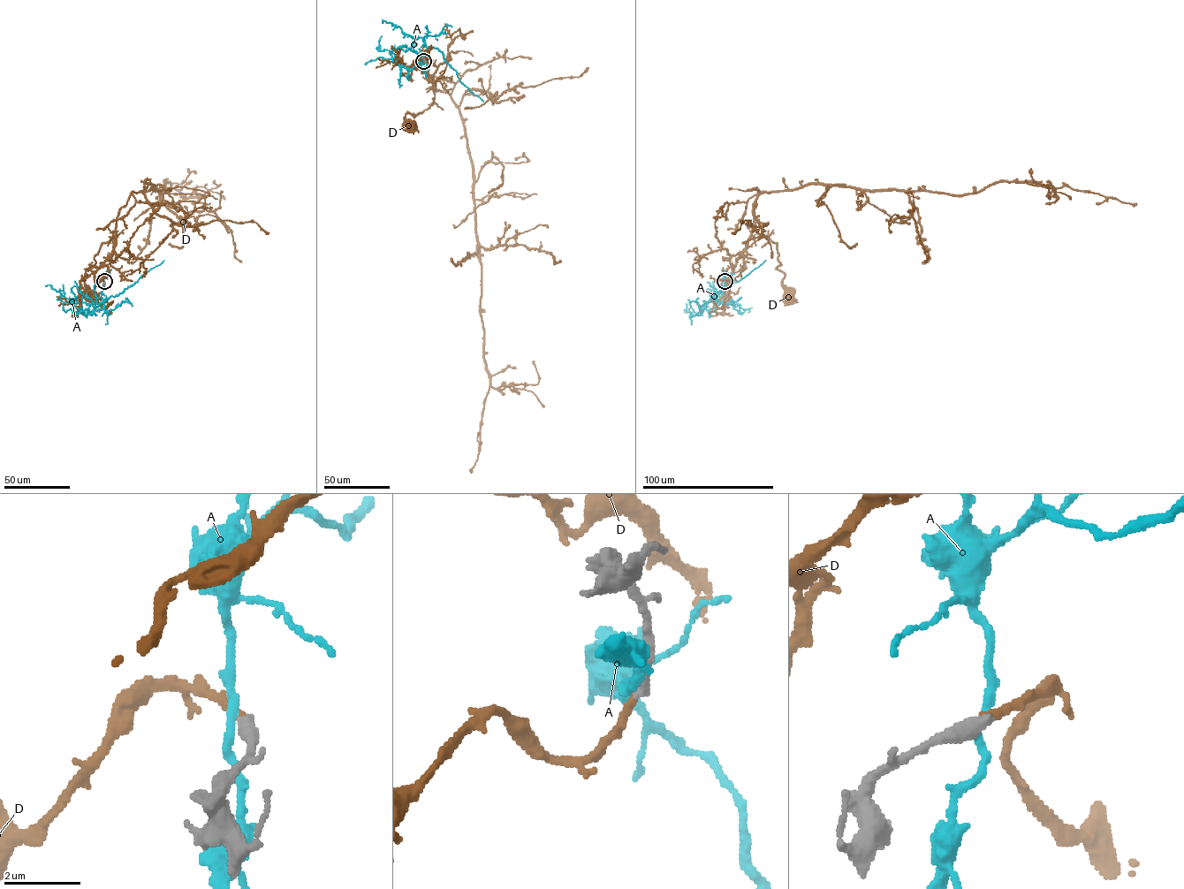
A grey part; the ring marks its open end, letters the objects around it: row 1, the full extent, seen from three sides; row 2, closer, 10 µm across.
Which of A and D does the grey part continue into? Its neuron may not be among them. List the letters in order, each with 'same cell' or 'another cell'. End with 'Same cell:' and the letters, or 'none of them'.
A: another cell
D: same cell
Same cell: D

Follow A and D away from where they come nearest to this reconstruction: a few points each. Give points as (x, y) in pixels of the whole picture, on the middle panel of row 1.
A: (423, 61), (421, 53), (428, 48), (436, 48), (456, 72), (459, 80), (483, 102)
D: (423, 61), (413, 67), (432, 78), (433, 102), (422, 112), (407, 113), (404, 118), (407, 125)

